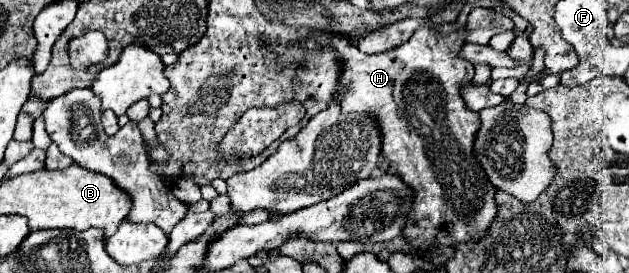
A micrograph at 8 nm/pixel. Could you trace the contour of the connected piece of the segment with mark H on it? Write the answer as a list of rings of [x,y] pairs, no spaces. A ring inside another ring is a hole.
[[[421,27],[407,43],[379,55],[365,55],[341,37],[331,39],[331,45],[339,51],[339,57],[345,65],[341,85],[351,83],[341,103],[343,113],[371,113],[377,117],[377,125],[381,127],[383,137],[383,157],[395,163],[395,173],[415,189],[413,213],[409,215],[403,229],[405,239],[415,245],[415,249],[425,249],[425,245],[431,243],[453,245],[481,237],[497,213],[493,199],[495,187],[489,183],[479,161],[473,157],[473,139],[481,125],[479,113],[465,109],[465,101],[459,95],[459,89],[473,79],[473,65],[459,57],[465,35],[465,31],[457,31],[443,37],[431,27]]]

